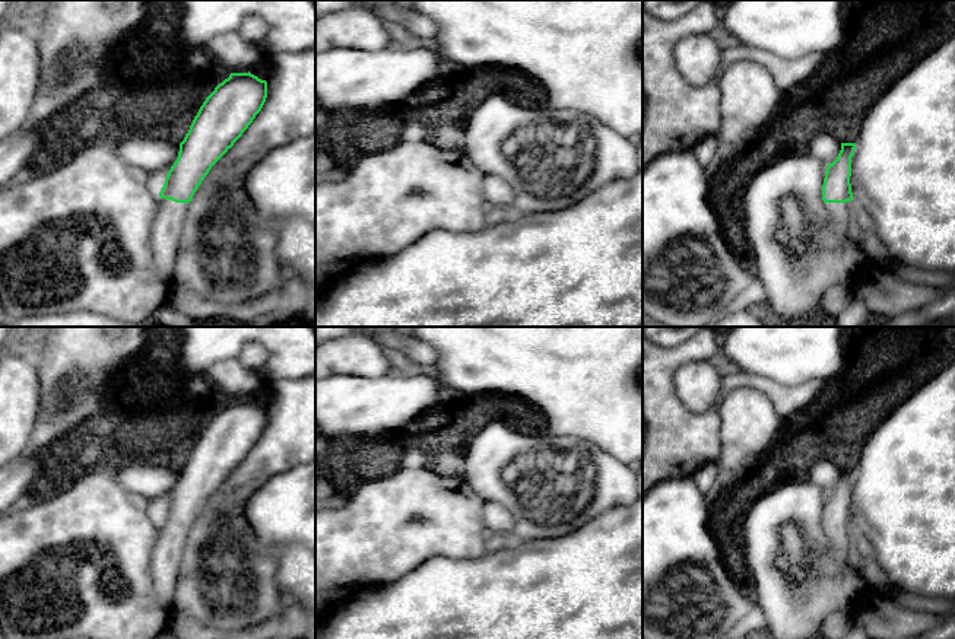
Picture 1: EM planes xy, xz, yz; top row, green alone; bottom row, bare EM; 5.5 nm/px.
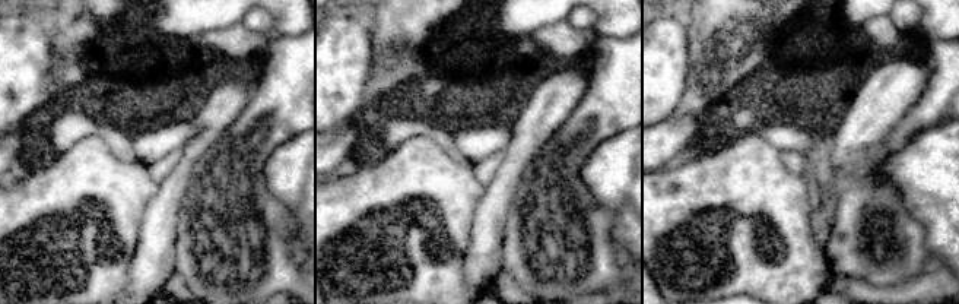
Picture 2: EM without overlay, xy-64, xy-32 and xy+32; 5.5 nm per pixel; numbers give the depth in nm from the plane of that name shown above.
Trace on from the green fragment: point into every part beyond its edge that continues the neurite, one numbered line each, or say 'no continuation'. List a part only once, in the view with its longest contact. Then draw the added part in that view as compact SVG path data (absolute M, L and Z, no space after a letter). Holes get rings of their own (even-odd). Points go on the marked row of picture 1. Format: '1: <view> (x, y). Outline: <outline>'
1: xy (165, 232). Outline: M158 200L158 209L150 226L150 252L155 271L165 282L172 282L175 255L187 213L187 203Z

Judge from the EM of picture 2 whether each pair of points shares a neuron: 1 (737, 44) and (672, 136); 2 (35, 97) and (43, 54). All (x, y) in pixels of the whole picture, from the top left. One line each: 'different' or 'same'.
1: same
2: same

